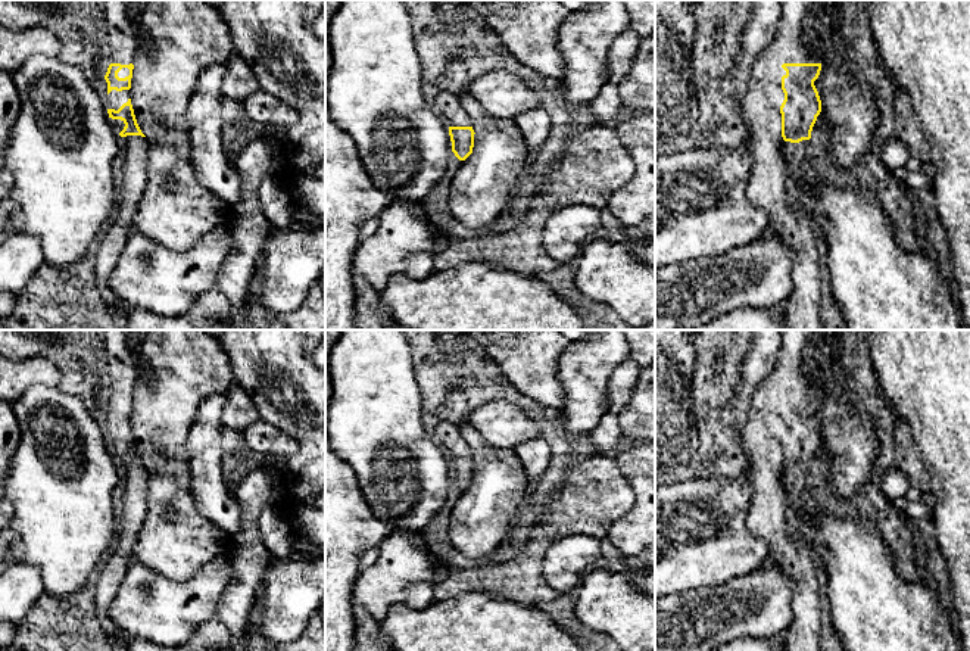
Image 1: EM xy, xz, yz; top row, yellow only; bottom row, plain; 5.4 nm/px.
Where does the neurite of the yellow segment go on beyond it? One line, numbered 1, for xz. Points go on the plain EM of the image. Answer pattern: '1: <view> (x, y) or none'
1: xz (446, 433)

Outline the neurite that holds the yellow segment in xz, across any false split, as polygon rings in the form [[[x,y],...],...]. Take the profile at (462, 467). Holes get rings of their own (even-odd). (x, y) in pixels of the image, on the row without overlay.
[[[439,423],[433,432],[433,437],[449,458],[452,482],[459,490],[465,490],[472,483],[475,462],[458,423]]]

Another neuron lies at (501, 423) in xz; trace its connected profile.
[[[506,399],[478,405],[468,414],[468,424],[490,445],[502,449],[514,449],[539,436],[537,423]]]

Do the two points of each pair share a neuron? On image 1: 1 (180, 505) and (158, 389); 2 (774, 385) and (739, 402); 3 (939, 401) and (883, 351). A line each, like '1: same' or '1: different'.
1: same
2: different
3: same

